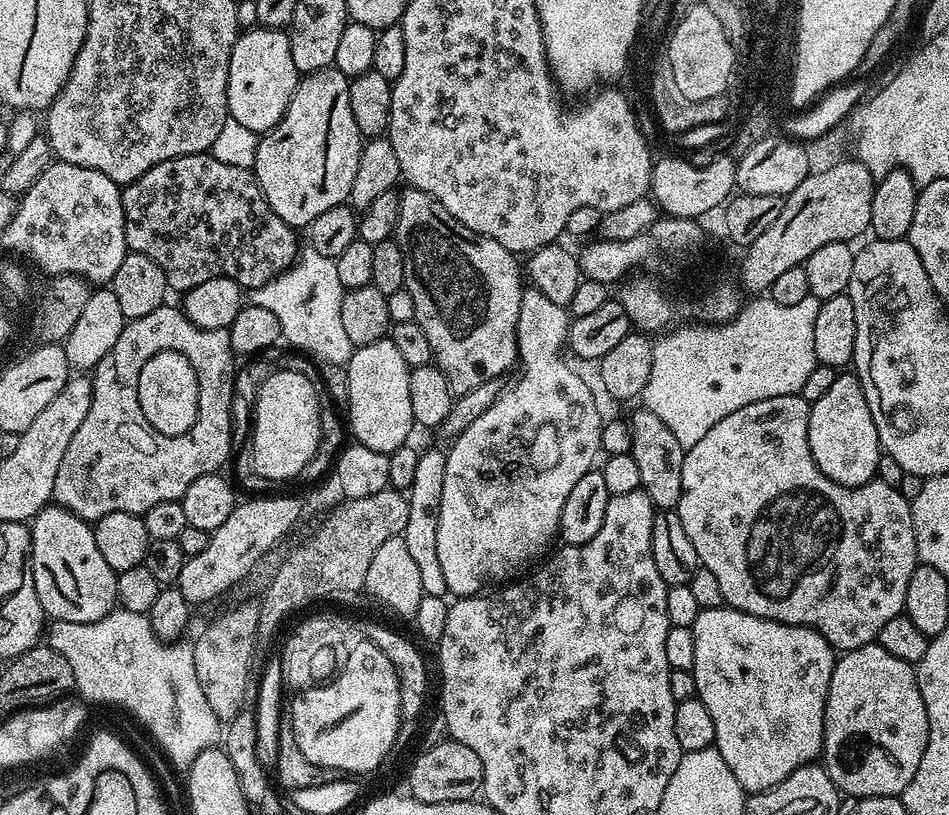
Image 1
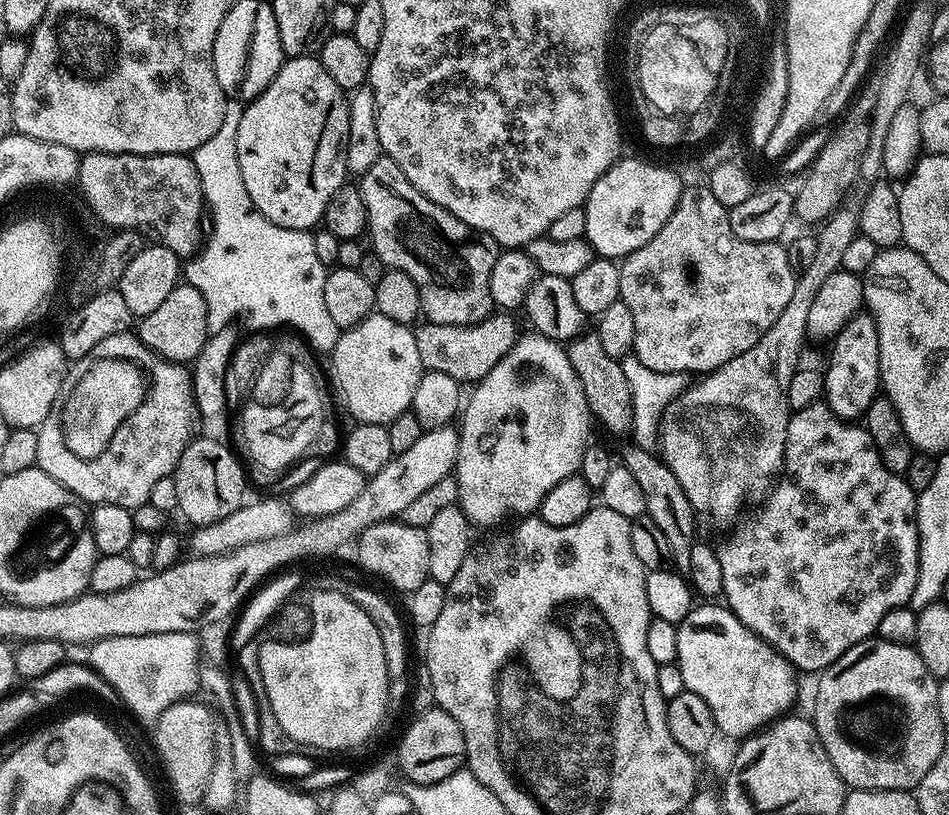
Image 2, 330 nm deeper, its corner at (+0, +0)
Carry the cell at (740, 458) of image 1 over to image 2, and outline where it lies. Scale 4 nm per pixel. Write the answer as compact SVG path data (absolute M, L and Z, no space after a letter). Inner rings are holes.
M814 403L789 415L786 446L788 447L786 453L788 480L781 479L771 489L766 500L768 512L762 513L760 522L753 526L752 537L742 541L737 548L723 549L720 552L722 582L724 583L722 596L732 613L755 636L761 636L771 648L782 653L792 663L793 668L801 673L819 674L832 665L835 660L842 658L842 654L846 654L846 650L850 650L850 646L858 646L858 642L873 639L878 630L878 622L882 622L882 614L890 614L890 610L905 607L911 601L920 569L920 535L916 525L917 493L912 492L901 473L891 472L886 470L886 466L882 466L882 458L878 454L867 428L859 423L844 420L834 410L828 408L827 403Z

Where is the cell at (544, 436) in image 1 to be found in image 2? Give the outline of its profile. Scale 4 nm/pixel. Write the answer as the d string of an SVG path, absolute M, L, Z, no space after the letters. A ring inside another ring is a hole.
M539 334L531 335L521 335L517 339L516 345L512 348L510 354L502 362L498 362L498 366L494 366L494 370L490 370L490 374L486 374L486 378L482 378L471 389L471 392L473 391L472 397L469 400L467 397L466 403L462 408L462 419L458 424L460 453L456 459L454 479L460 486L460 498L458 501L460 508L468 515L468 519L472 521L473 525L476 526L480 526L480 524L496 524L499 520L504 520L507 516L514 515L515 512L524 512L520 514L535 513L539 509L542 498L546 498L546 494L551 488L558 486L558 482L562 482L562 478L570 478L579 473L582 454L590 444L590 440L588 440L590 413L586 402L586 394L582 394L582 386L578 382L578 374L574 374L574 366L570 366L570 358L565 345Z

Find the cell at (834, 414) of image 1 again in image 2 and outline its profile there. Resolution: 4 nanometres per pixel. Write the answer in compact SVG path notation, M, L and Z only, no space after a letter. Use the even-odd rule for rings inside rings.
M871 314L850 318L846 326L831 341L832 357L828 369L823 369L824 395L828 408L849 422L856 422L874 402L880 386L880 359L878 358L878 326Z

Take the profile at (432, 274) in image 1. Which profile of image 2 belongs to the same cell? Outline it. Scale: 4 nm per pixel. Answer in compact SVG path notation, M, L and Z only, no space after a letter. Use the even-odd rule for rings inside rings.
M381 155L370 170L366 170L358 180L362 194L362 202L366 202L366 218L368 219L367 239L372 239L371 251L388 268L402 270L402 274L410 274L414 278L414 286L418 286L418 294L422 298L422 312L434 324L476 324L484 320L493 311L490 298L490 270L494 270L494 262L502 251L494 238L485 236L483 232L475 232L466 222L454 218L442 206L430 202L402 174L398 162Z

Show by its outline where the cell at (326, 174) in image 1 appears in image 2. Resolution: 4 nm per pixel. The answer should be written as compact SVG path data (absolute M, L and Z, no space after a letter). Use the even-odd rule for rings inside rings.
M315 55L285 59L270 86L245 107L236 141L238 170L242 170L246 194L250 194L250 202L257 210L279 228L315 229L324 219L326 202L334 198L334 190L341 188L349 175L344 153L344 143L348 141L346 93L326 74Z

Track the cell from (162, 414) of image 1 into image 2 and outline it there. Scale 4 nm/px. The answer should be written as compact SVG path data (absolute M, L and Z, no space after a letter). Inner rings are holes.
M102 359L81 375L74 390L65 397L62 428L66 446L78 458L95 459L106 450L117 428L137 409L144 398L143 371L129 360Z

